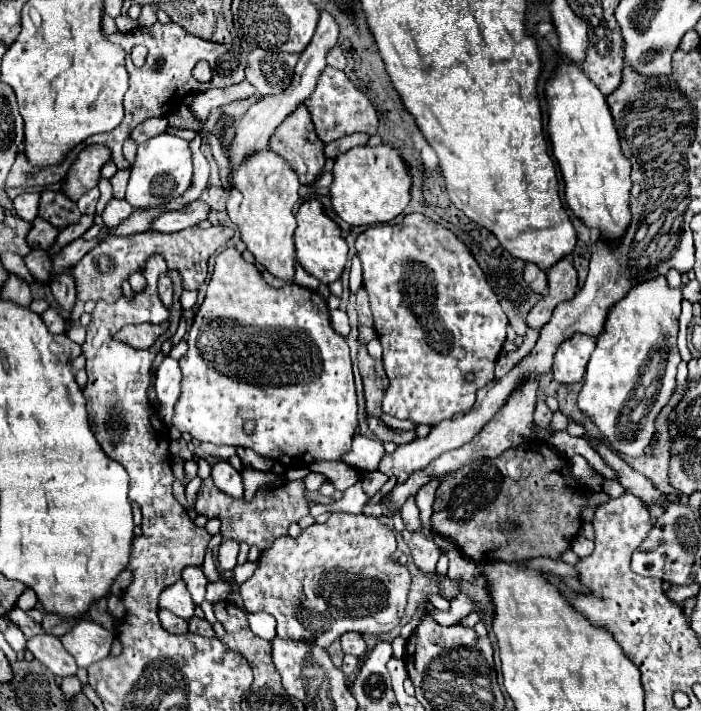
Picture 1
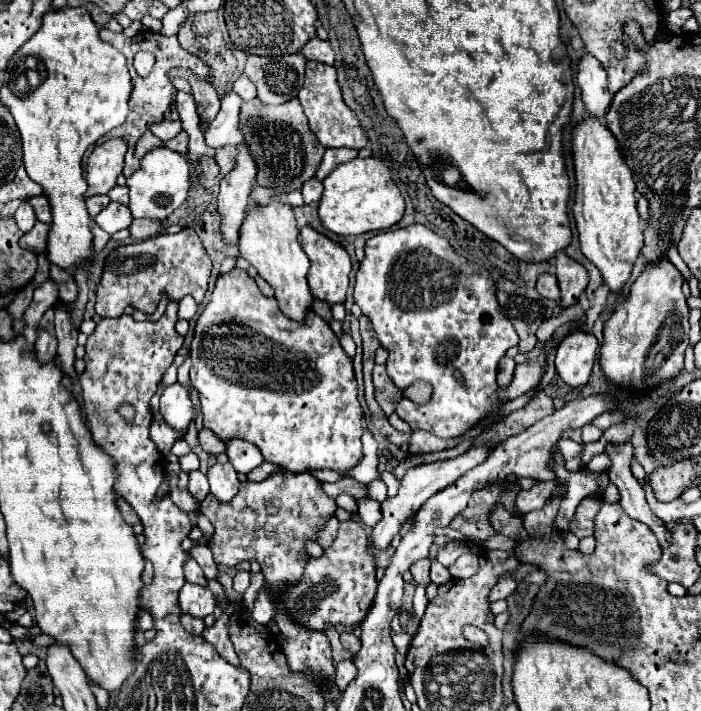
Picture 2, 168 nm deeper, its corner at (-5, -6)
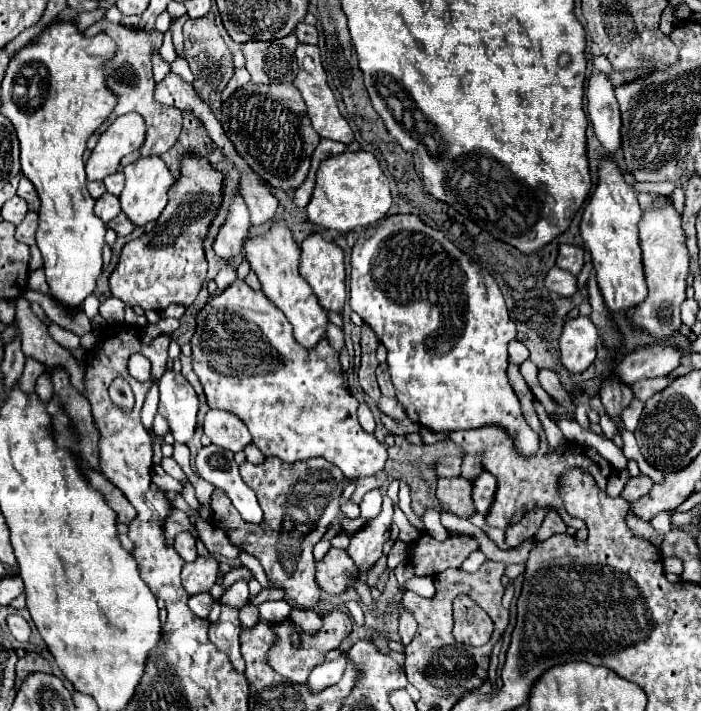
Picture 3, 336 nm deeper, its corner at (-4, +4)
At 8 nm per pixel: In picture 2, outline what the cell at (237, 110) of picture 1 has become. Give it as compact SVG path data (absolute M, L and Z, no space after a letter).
M259 99L245 101L239 115L239 129L257 163L257 185L261 187L273 187L285 193L301 189L303 183L315 175L325 153L325 147L307 125L299 99L291 99L283 105L265 105Z

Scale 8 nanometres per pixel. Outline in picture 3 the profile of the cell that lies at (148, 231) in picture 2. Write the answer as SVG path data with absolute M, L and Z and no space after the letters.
M120 213L114 221L112 221L112 225L110 225L120 237L124 237L124 235L128 235L128 233L132 233L134 231L134 223L132 221L128 221L128 217L124 215L124 213Z

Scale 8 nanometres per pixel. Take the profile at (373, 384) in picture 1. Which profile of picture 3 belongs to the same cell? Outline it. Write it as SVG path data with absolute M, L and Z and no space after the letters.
M380 363L378 365L376 377L378 377L378 385L380 385L382 395L390 395L394 391L394 387L392 387L392 381L390 381L390 375L388 375L388 365L386 363Z

